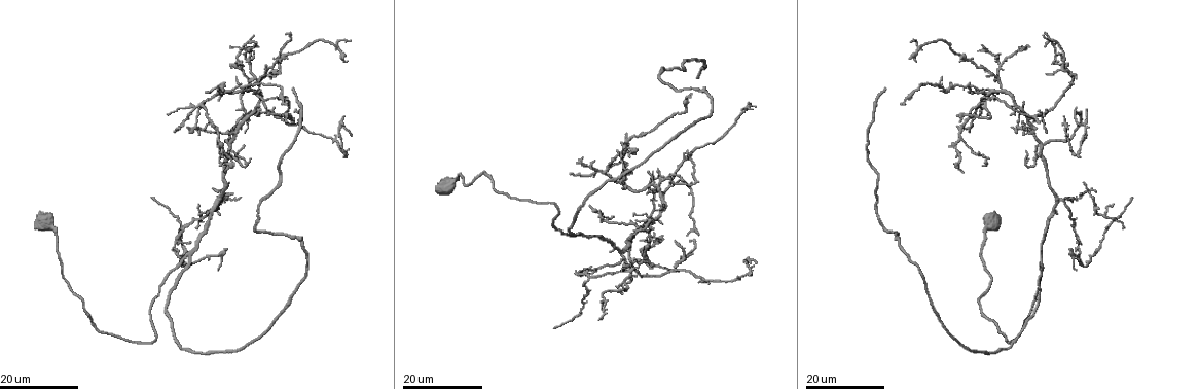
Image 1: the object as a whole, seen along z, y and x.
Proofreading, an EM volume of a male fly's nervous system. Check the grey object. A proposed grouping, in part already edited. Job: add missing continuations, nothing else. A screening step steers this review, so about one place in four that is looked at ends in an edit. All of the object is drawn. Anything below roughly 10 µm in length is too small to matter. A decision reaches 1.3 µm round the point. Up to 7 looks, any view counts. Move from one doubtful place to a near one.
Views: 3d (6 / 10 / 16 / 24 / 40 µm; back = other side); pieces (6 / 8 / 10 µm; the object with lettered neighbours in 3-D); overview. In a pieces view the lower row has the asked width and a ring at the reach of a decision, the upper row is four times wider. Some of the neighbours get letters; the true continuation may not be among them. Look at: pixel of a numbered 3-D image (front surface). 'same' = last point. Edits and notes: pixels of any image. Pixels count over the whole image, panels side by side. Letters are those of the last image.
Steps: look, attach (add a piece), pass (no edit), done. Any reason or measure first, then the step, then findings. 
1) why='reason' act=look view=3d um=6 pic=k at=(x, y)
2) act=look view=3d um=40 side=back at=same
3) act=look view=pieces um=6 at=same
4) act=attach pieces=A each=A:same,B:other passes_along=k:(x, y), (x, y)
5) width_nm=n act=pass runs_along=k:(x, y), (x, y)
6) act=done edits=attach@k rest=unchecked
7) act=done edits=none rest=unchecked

why='an open end' act=look view=3d um=16 pic=1 at=(292, 90)

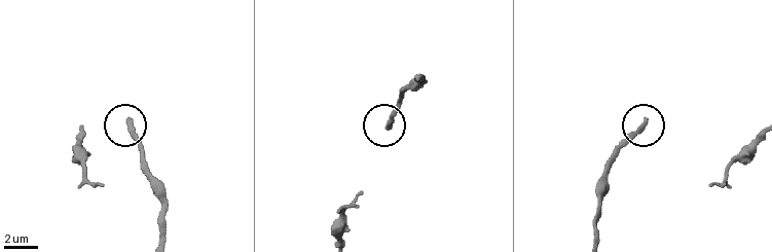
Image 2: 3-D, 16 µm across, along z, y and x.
act=look view=pieces um=6 pic=2 at=(387, 128)

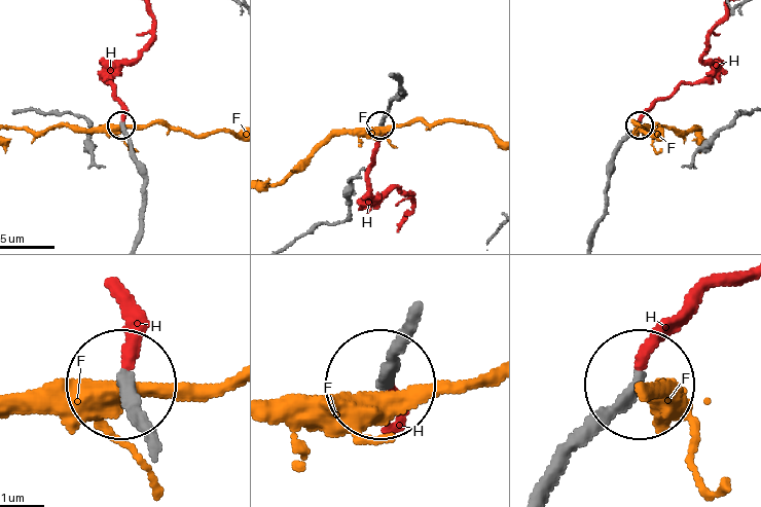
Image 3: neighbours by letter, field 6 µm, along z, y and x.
act=attach pieces=H each=F:other,H:same passes_along=3:(392, 101), (367, 181), (379, 196), (409, 196), (403, 220) found='the neuron continues'

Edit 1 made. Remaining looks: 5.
why='redraw' act=look view=overview

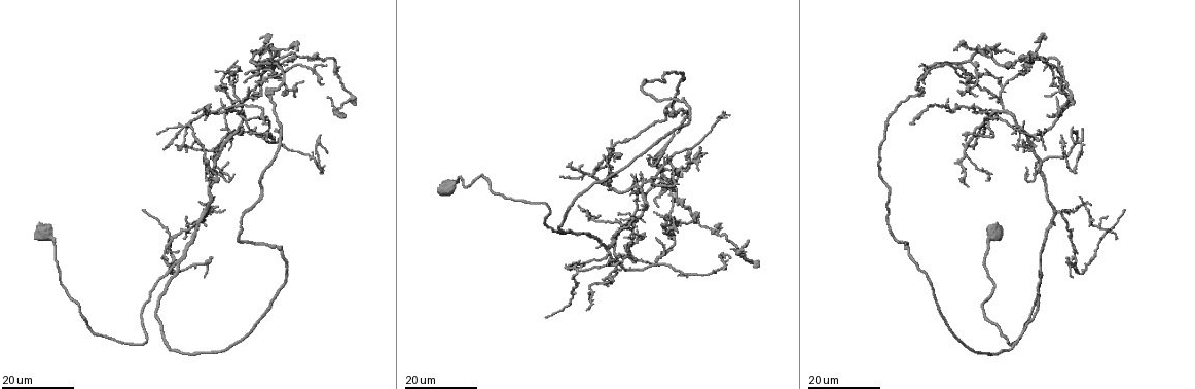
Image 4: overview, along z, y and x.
why='long arm stops here' act=look view=3d um=24 pic=4 at=(669, 239)

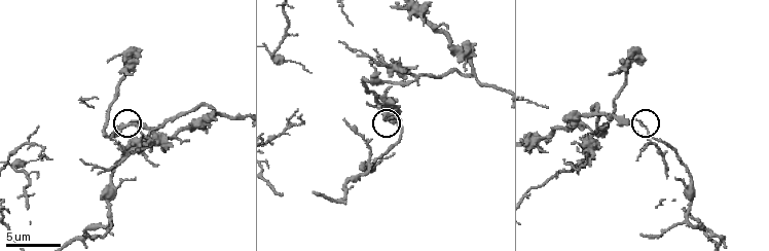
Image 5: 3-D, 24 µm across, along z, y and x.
why='see the neighbours' act=look view=pieces um=10 pic=5 at=(386, 117)

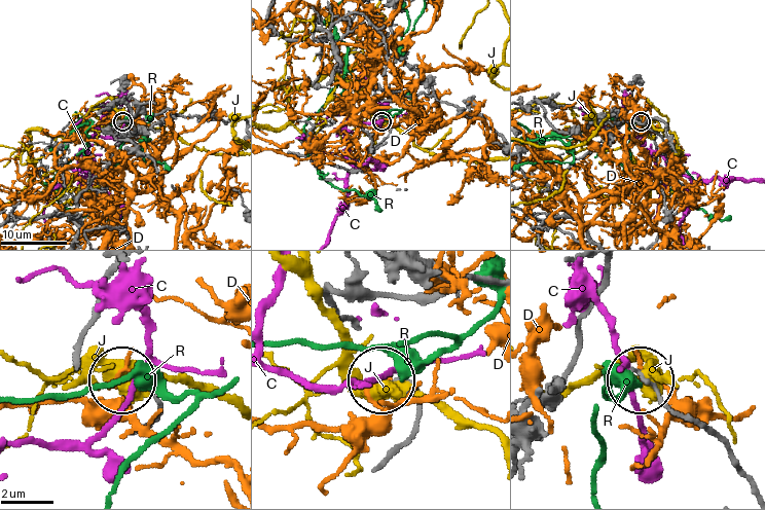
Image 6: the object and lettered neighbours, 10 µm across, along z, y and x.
act=pass each=C:other,D:other,J:other,R:other found='none of them fits'

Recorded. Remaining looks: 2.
why='free end' act=look view=3d um=10 pic=5 at=(639, 48)

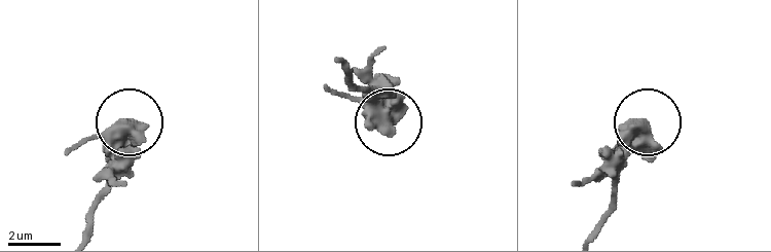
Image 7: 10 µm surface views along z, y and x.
act=look view=pieces um=10 pic=7 at=(643, 121)

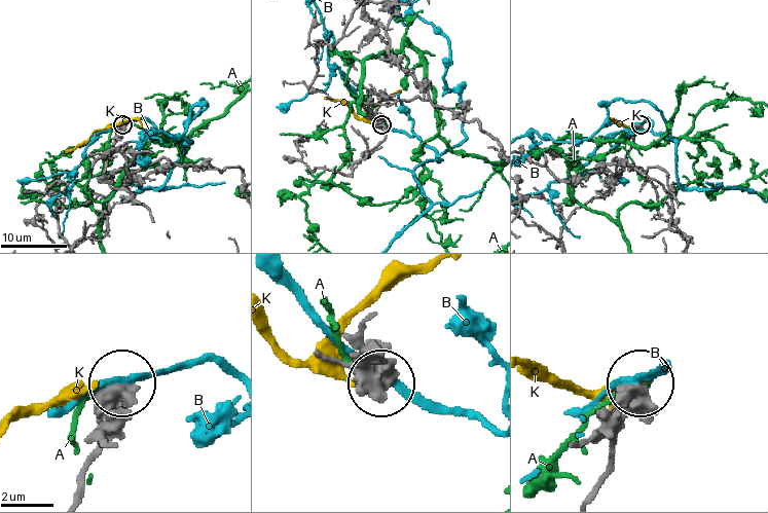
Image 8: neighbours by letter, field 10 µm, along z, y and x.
width_nm=680 act=pass each=A:other,B:other,K:other runs_along=8:(410, 100), (363, 104), (380, 122) found='no lettered piece goes on from it'

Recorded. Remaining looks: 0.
act=done edits=attach@3 rest=unchecked

